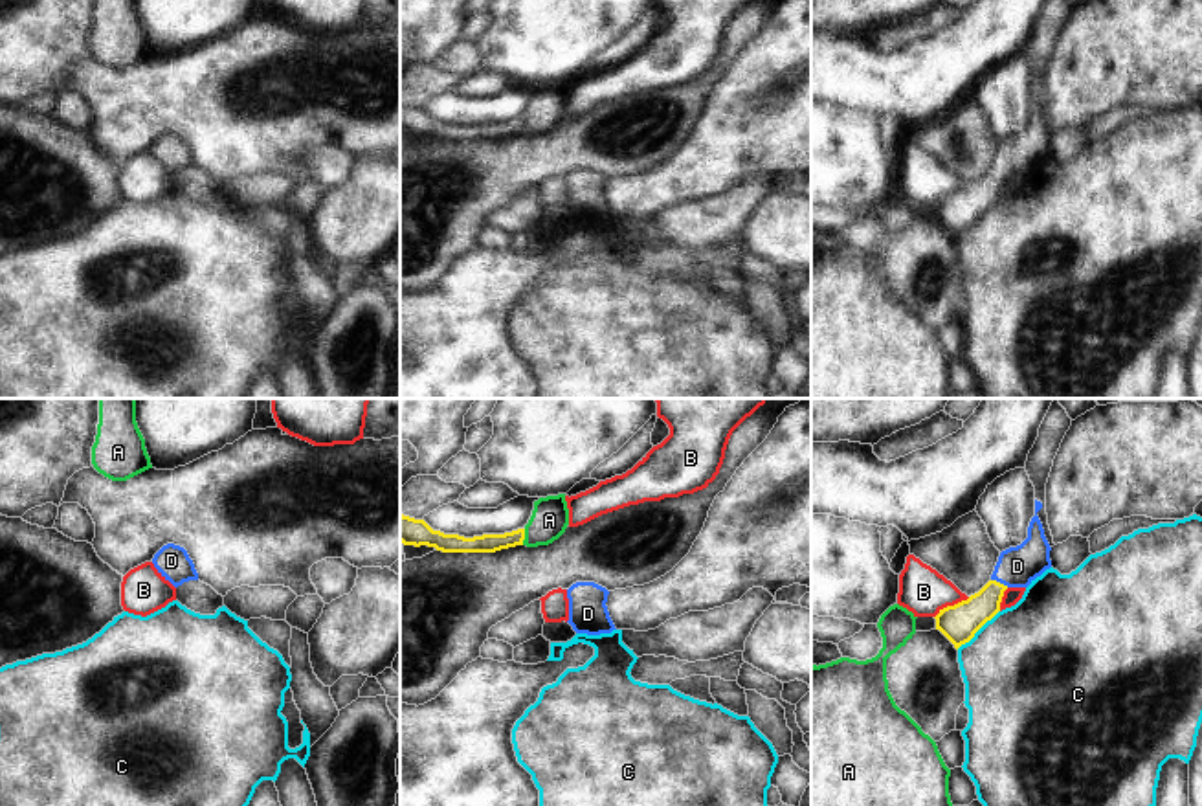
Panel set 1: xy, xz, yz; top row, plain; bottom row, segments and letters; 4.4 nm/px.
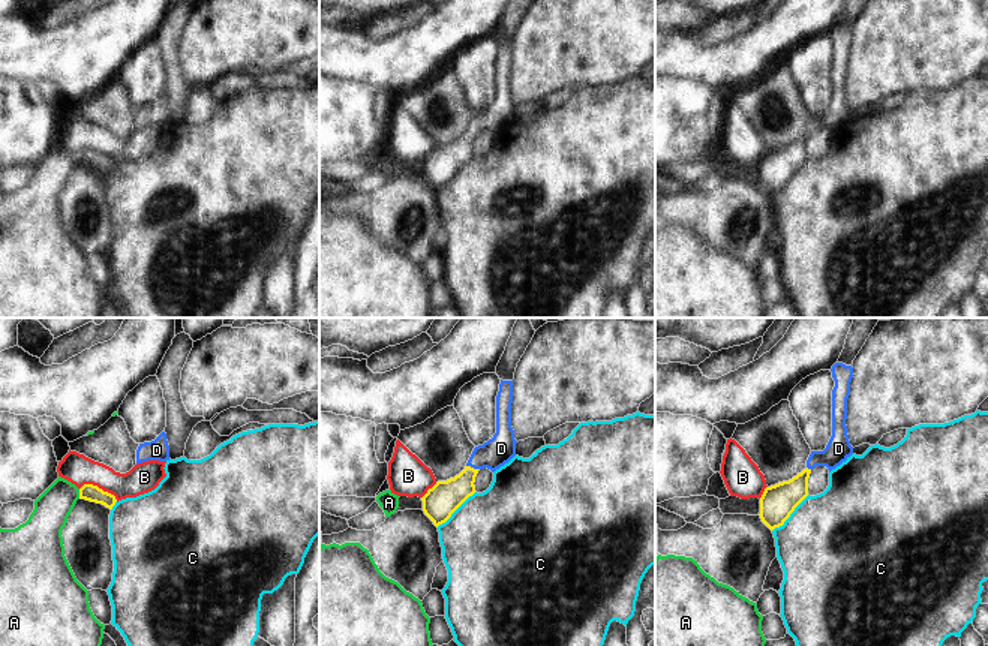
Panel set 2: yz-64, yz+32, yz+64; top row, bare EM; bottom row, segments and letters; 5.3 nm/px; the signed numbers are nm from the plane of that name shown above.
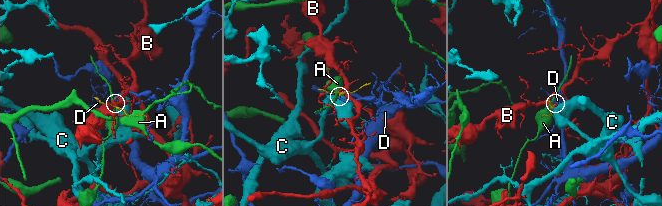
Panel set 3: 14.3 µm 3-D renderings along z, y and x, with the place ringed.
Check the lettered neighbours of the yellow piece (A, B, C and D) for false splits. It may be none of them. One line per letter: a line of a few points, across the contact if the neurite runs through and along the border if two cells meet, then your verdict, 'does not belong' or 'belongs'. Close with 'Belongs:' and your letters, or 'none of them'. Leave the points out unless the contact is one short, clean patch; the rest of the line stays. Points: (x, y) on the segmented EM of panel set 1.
A: line xz (525, 529), (522, 544); does not belong
B: does not belong
C: line yz (999, 610), (957, 649); does not belong
D: line yz (958, 623), (999, 582), (1017, 566); belongs
Belongs: D

